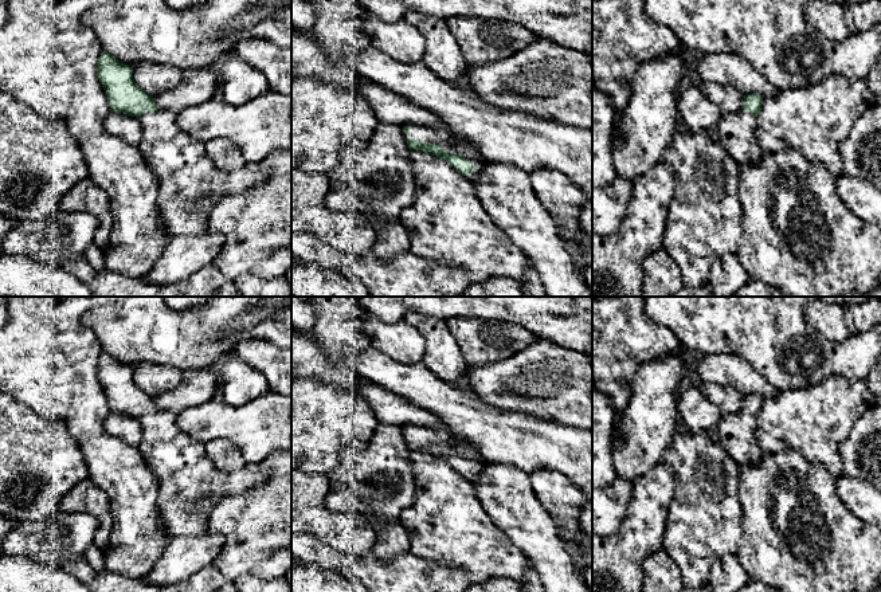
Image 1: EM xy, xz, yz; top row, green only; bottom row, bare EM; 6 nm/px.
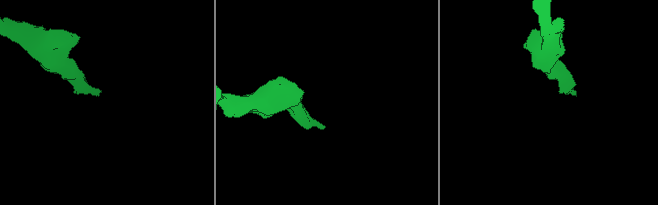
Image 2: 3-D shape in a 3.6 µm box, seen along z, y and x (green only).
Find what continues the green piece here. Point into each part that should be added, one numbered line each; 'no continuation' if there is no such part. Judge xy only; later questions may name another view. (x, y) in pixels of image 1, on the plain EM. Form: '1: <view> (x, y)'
1: xy (190, 485)

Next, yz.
1: yz (735, 432)

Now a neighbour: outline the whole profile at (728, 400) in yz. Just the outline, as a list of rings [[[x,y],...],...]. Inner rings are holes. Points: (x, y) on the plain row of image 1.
[[[710,381],[701,384],[704,396],[716,405],[723,415],[741,411],[744,395],[729,385],[721,385]]]

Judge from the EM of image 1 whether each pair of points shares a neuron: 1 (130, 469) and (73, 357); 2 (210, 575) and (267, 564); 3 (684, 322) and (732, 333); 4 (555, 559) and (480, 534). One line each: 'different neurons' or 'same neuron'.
1: same neuron
2: different neurons
3: same neuron
4: different neurons

